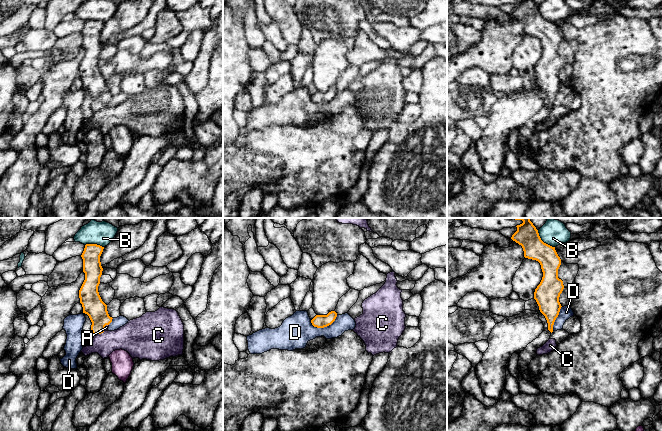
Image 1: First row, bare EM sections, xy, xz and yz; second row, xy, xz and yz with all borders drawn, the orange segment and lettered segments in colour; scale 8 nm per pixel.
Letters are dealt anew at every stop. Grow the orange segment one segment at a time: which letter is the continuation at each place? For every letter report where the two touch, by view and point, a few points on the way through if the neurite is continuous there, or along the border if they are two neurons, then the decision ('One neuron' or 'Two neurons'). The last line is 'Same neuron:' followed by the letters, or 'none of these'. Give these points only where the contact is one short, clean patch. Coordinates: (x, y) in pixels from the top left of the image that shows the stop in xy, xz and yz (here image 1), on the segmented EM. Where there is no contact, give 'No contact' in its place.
A: Touches orange at xy (104, 327). Path across: xy (93, 306), (104, 327), (106, 327). One neuron
B: Touches orange at yz (542, 241). Boundary: yz (537, 230), (540, 238), (554, 247). Two neurons
C: Touches orange at xy (101, 332). Boundary: xy (104, 331), (98, 334). Two neurons
D: Touches orange at xz (324, 326). Boundary: xz (337, 315), (330, 324), (323, 327), (315, 327), (310, 322). Two neurons
Same neuron: A

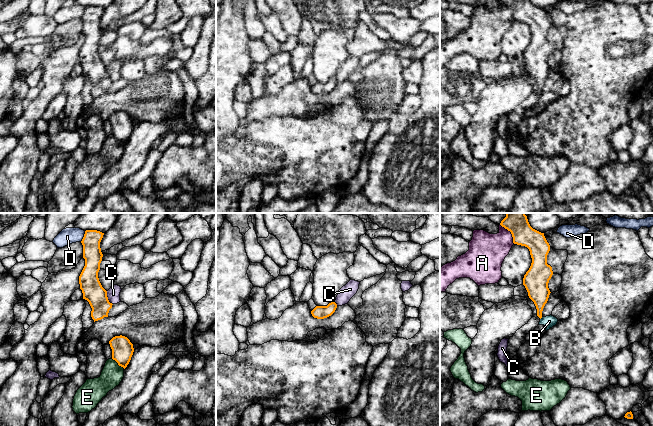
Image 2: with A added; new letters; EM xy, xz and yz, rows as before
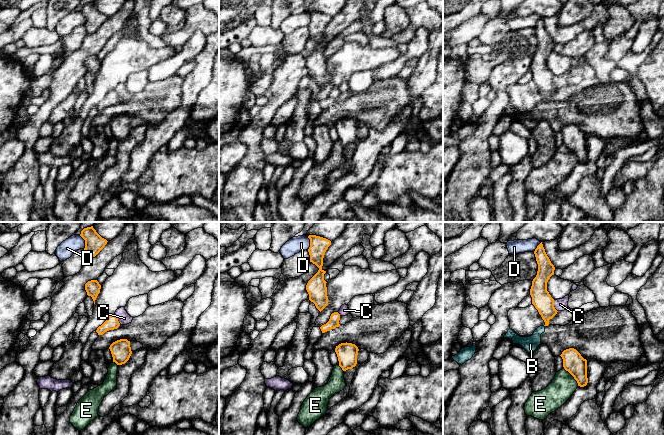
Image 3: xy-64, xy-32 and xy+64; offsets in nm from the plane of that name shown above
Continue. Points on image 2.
A: Touches orange at yz (511, 233). Boundary: yz (500, 224), (510, 232), (514, 243). Two neurons
B: No contact. Two neurons
C: Touches orange at xy (107, 298). Boundary: xy (106, 291), (106, 296), (112, 304). Two neurons
D: Touches orange at xy (84, 236). Boundary: xy (85, 231), (80, 241). Two neurons
E: Touches orange at xy (118, 364). Two neurons
Same neuron: none of these

